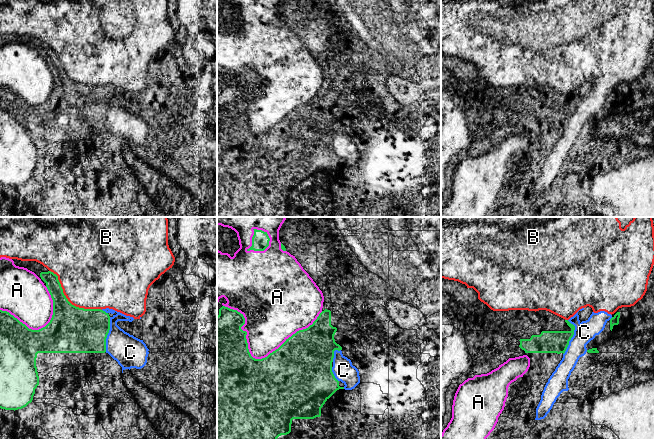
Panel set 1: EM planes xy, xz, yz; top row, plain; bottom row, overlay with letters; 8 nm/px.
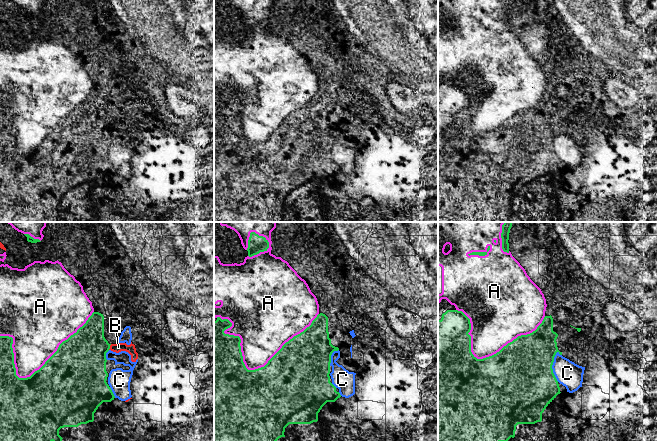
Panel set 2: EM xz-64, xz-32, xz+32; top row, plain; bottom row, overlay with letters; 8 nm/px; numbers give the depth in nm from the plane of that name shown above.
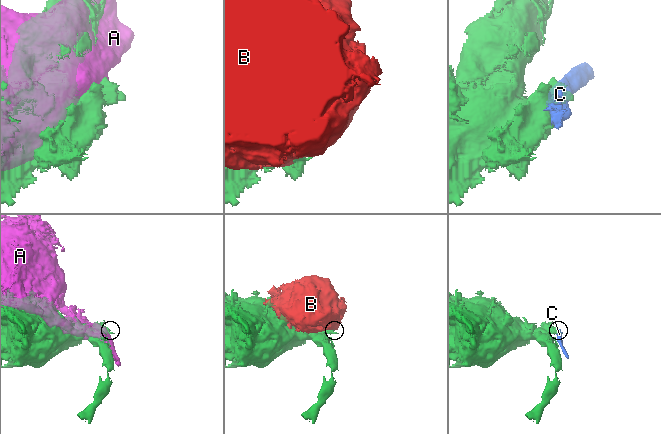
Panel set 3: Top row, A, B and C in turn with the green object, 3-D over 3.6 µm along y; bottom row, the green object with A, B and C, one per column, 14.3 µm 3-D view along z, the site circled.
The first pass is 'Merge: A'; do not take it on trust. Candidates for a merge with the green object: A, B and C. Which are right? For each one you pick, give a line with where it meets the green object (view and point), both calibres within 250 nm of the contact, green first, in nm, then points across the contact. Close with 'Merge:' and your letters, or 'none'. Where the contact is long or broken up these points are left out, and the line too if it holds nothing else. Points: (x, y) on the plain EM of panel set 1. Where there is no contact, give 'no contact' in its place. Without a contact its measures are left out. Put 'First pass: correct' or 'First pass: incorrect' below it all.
Merge: none
First pass: incorrect

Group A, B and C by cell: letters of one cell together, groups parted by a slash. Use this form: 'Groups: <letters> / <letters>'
Groups: A / B C

